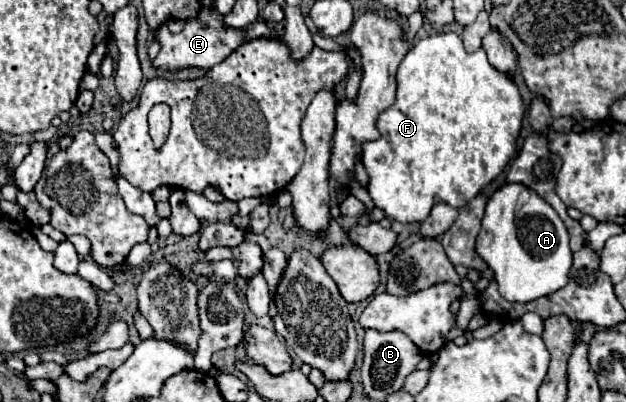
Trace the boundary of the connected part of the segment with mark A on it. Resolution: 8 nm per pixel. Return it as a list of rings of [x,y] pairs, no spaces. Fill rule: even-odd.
[[[517,182],[499,186],[487,200],[479,240],[485,234],[491,234],[493,242],[487,248],[481,248],[481,242],[477,242],[477,254],[495,272],[499,292],[505,300],[531,302],[557,292],[567,284],[573,260],[567,228],[557,212],[543,198],[539,198],[533,188]]]

